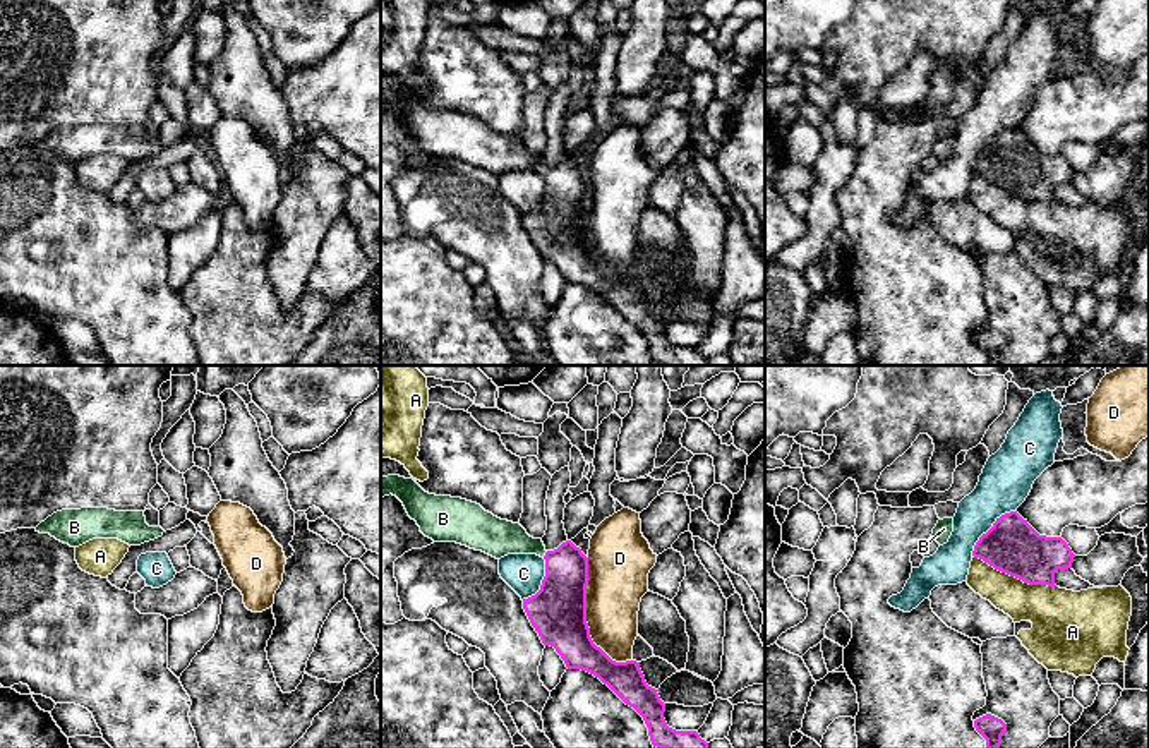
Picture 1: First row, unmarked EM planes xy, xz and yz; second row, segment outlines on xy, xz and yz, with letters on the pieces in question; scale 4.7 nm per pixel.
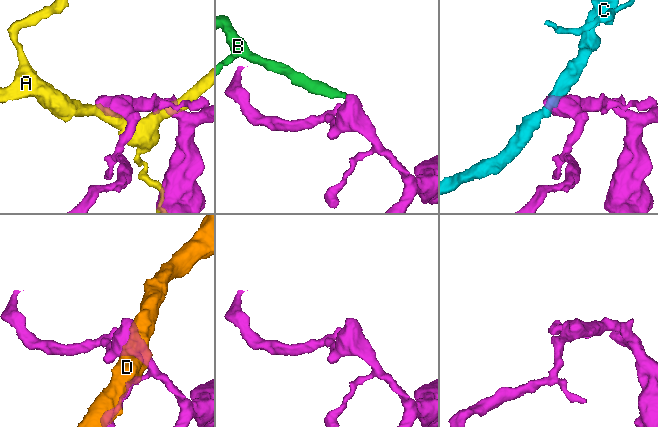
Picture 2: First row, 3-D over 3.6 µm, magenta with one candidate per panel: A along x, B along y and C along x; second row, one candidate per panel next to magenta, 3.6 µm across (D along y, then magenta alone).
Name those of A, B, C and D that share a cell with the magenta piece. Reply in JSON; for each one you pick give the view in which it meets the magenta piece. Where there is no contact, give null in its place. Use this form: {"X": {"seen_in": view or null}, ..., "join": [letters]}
{"B": {"seen_in": "xz"}, "join": ["B"]}

